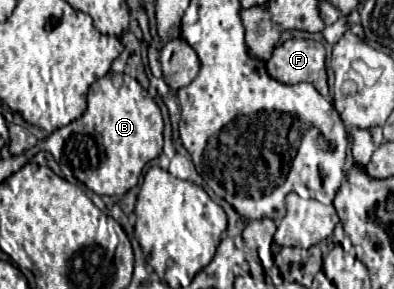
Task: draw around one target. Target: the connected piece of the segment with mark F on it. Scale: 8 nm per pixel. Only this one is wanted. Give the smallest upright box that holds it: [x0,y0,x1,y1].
[266,39,328,97]

